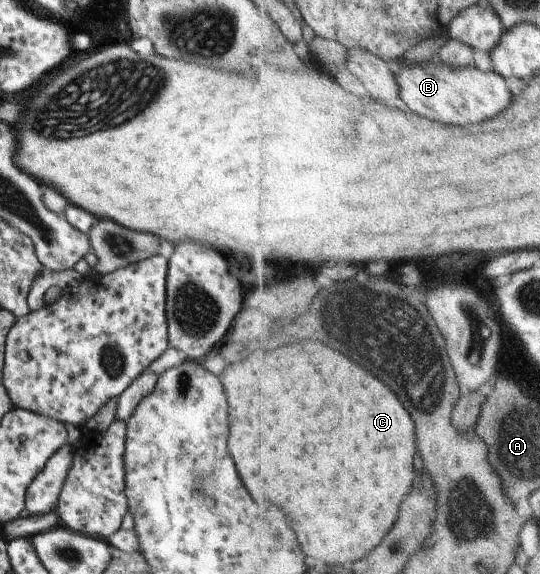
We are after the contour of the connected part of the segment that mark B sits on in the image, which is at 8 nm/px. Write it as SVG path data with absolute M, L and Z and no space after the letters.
M404 57L394 62L398 63L395 78L399 85L399 96L409 107L410 111L420 114L422 117L429 117L437 122L452 123L452 125L470 125L480 123L488 117L496 117L498 111L506 109L512 101L513 94L506 85L505 77L501 77L494 69L491 71L482 71L475 66L451 66L440 61L437 64L434 61L425 62L404 62Z

